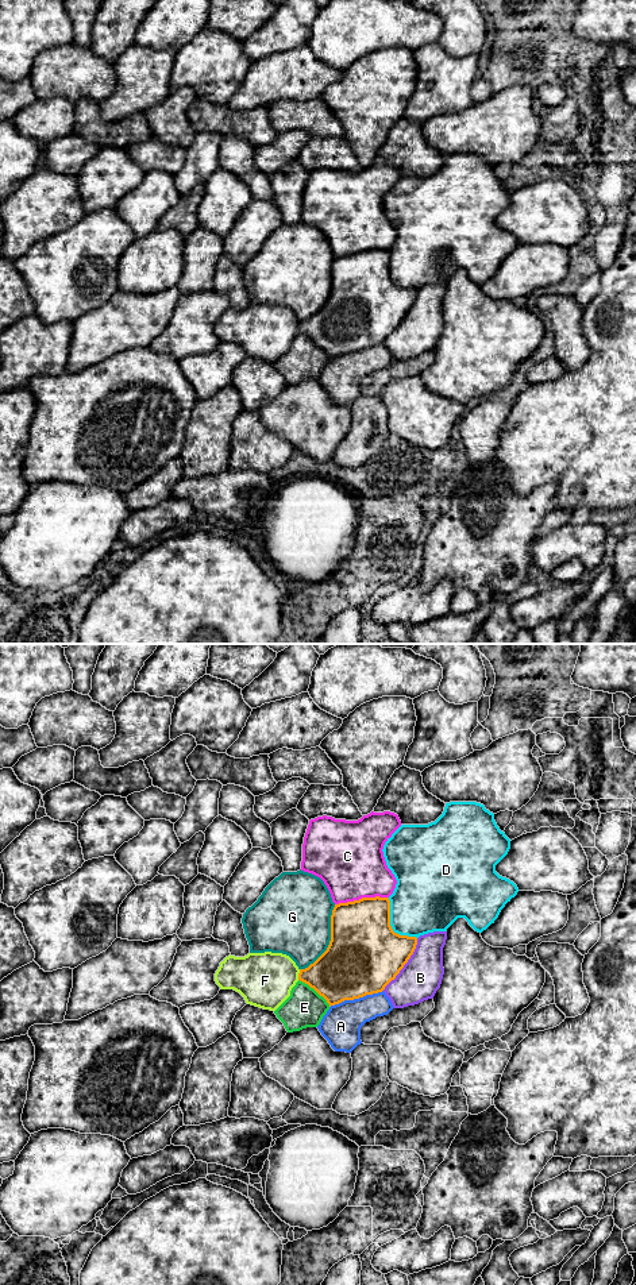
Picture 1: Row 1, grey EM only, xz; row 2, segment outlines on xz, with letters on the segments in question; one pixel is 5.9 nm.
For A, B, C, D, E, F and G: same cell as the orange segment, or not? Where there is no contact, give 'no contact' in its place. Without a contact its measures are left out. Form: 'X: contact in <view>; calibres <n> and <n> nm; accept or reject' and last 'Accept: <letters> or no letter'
A: contact in xz; calibres 440 and 240 nm; reject
B: contact in xz; calibres 440 and 240 nm; reject
C: contact in xz; calibres 380 and 400 nm; reject
D: contact in xz; calibres 440 and 380 nm; reject
E: contact in xz; calibres 360 and 220 nm; reject
F: contact in xz; calibres 320 and 320 nm; reject
G: contact in xz; calibres 440 and 440 nm; reject
Accept: no letter

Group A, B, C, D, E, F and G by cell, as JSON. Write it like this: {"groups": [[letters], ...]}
{"groups": [["A"], ["B"], ["C"], ["D"], ["E"], ["F"], ["G"]]}

